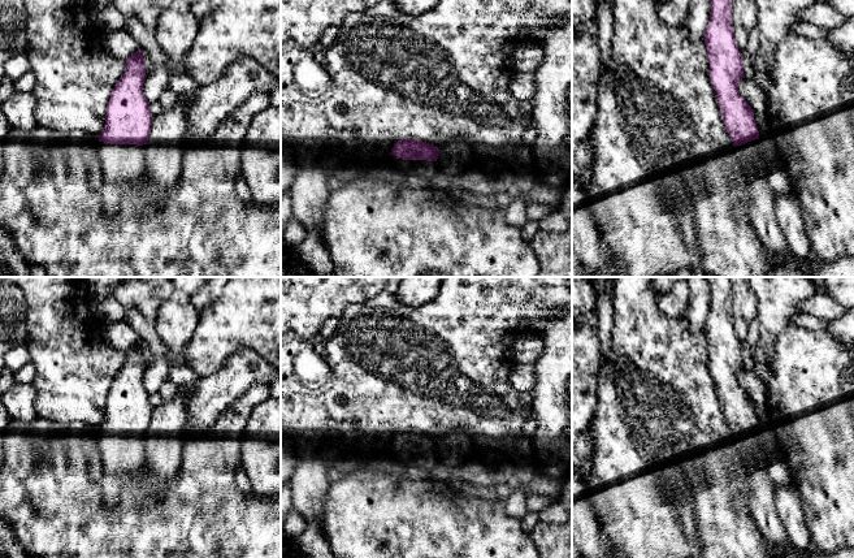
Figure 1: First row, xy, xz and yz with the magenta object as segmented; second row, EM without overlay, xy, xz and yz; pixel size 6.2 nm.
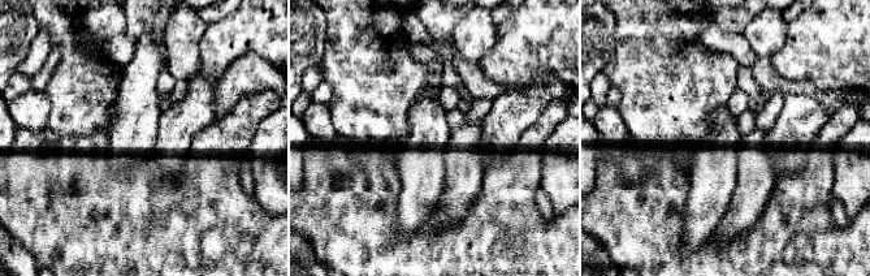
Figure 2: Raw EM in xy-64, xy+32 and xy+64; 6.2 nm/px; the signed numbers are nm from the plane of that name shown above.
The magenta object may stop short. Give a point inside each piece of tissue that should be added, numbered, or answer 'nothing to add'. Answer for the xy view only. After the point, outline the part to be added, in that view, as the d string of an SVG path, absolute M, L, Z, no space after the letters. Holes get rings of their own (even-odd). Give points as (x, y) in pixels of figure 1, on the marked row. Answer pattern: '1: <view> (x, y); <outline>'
1: xy (122, 165); M97 142L97 147L104 176L101 207L107 216L114 216L120 212L125 195L135 190L146 173L144 144Z

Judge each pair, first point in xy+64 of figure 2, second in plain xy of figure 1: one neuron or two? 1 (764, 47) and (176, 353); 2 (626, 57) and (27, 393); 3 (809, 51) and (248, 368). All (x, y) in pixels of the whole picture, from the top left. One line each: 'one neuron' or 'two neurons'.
1: one neuron
2: two neurons
3: two neurons

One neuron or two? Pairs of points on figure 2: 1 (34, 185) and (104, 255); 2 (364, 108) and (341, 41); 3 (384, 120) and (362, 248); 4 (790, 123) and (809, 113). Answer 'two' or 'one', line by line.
1: one
2: one
3: two
4: one

